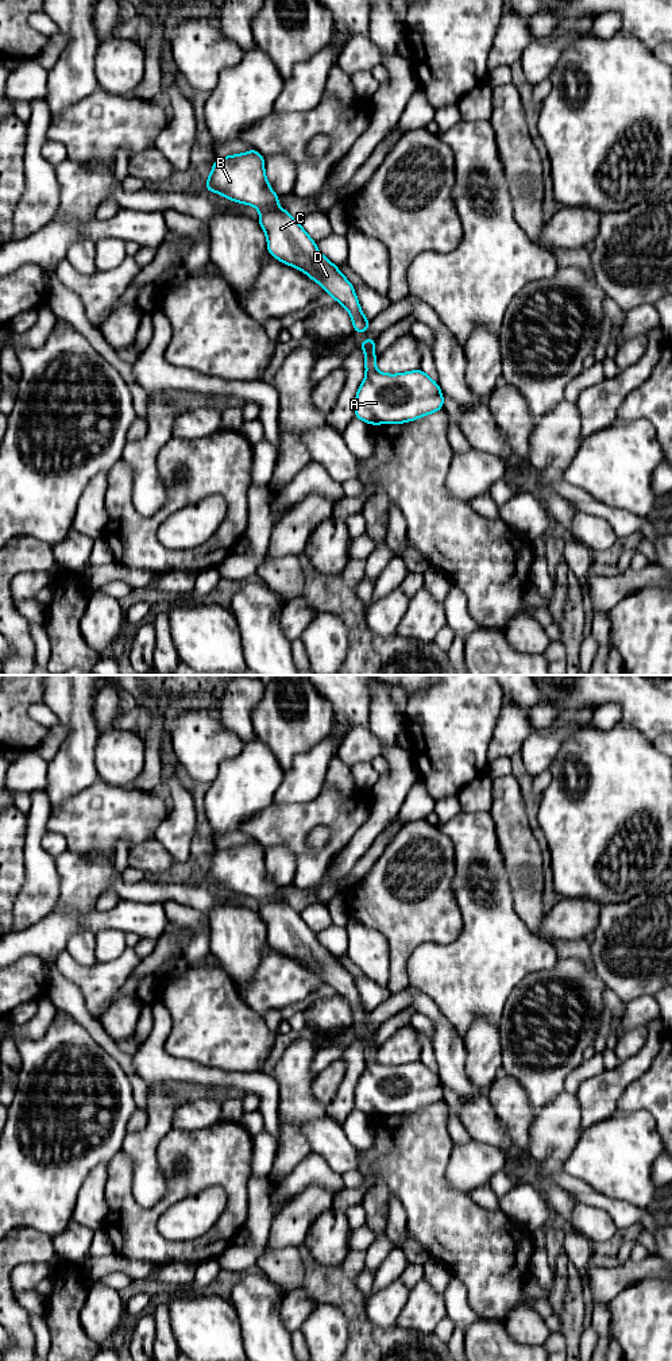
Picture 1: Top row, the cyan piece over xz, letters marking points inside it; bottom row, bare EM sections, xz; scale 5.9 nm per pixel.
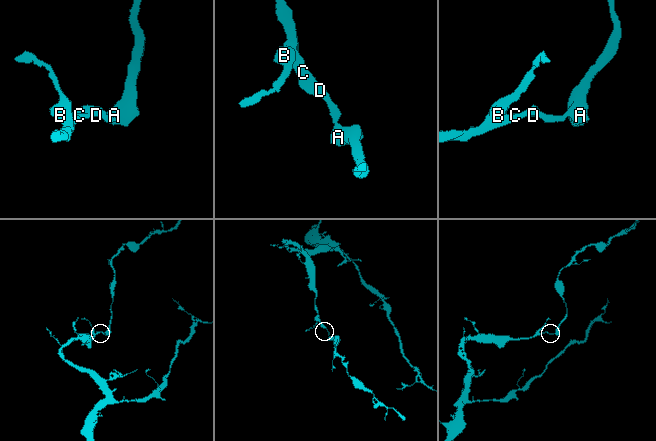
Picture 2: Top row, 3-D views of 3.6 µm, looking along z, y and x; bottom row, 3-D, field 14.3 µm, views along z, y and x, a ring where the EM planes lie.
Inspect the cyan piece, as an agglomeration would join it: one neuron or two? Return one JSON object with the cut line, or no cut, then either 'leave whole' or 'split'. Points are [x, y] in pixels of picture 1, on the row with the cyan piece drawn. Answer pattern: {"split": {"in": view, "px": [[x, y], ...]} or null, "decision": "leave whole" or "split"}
{"split": null, "decision": "leave whole"}

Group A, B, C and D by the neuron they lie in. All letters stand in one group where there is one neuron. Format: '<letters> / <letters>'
A B C D

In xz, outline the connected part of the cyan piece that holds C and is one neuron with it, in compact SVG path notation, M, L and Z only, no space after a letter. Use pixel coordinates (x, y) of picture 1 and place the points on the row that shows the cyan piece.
M252 149L244 154L216 158L205 190L255 207L260 212L258 221L267 236L270 255L318 282L325 293L349 312L354 332L368 329L370 320L360 309L352 284L317 250L301 223L285 208L277 207L281 196L271 190L260 153Z

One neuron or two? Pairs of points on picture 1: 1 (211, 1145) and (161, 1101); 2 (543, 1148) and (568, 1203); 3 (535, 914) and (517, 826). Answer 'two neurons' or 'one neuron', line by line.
1: two neurons
2: one neuron
3: one neuron

